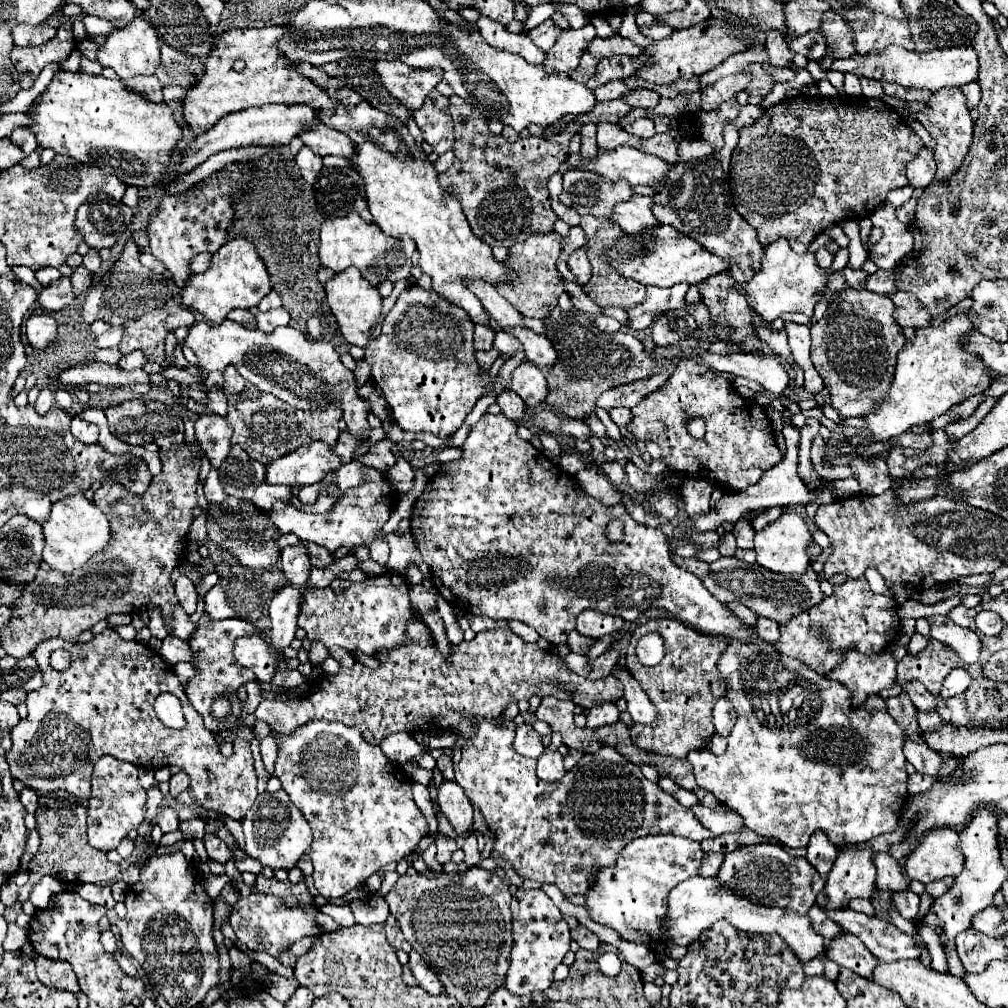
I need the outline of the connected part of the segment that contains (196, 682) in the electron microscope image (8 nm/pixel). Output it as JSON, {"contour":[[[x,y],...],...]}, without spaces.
{"contour":[[[207,613],[199,619],[197,623],[197,631],[193,635],[193,639],[189,641],[193,653],[195,653],[195,659],[193,659],[193,665],[199,669],[199,675],[193,677],[187,685],[185,685],[185,695],[189,699],[189,703],[193,705],[193,709],[203,717],[205,721],[205,727],[207,723],[213,723],[215,717],[211,715],[211,703],[217,699],[217,697],[227,697],[231,703],[233,703],[233,715],[229,715],[227,719],[233,719],[233,723],[237,721],[239,713],[241,713],[241,701],[237,699],[237,689],[239,685],[245,685],[247,681],[253,681],[255,675],[251,669],[245,669],[241,667],[235,657],[233,657],[233,643],[237,637],[243,637],[243,635],[261,635],[261,631],[249,623],[249,621],[239,621],[239,619],[225,619],[225,621],[211,621],[207,617]]]}

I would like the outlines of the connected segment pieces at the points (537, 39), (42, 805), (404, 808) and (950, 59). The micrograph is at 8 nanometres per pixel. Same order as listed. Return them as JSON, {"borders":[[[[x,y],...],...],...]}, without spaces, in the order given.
{"borders":[[[[549,19],[549,21],[541,23],[541,25],[537,25],[535,29],[531,29],[531,31],[529,31],[529,37],[533,39],[533,43],[535,43],[539,49],[547,51],[547,49],[551,49],[551,45],[553,45],[555,39],[559,37],[559,33],[561,33],[561,27],[555,25],[555,23]]],[[[43,795],[39,799],[39,809],[35,817],[37,817],[37,831],[41,835],[41,845],[39,845],[39,853],[29,863],[27,869],[29,881],[19,889],[18,902],[27,901],[35,883],[45,875],[51,875],[61,883],[81,881],[81,883],[105,885],[105,883],[113,883],[121,873],[119,863],[111,863],[107,859],[107,853],[99,853],[95,847],[87,843],[87,827],[85,827],[87,809],[81,807],[79,803],[65,803],[65,805],[59,803],[59,805],[61,807],[57,807],[57,799],[53,797]]],[[[307,721],[291,735],[277,735],[277,747],[273,775],[279,777],[283,791],[299,807],[313,829],[313,843],[307,853],[315,867],[313,879],[319,895],[345,897],[387,863],[407,857],[429,833],[429,825],[411,797],[411,781],[403,767],[389,761],[381,747],[367,745],[355,727],[347,727],[339,721]]],[[[889,45],[883,51],[871,51],[867,55],[853,53],[847,59],[837,59],[831,63],[827,71],[841,71],[841,73],[853,73],[857,77],[867,77],[875,81],[887,81],[901,85],[905,89],[941,89],[941,87],[963,87],[965,83],[971,83],[977,79],[979,63],[975,57],[975,51],[969,47],[949,47],[949,49],[935,49],[927,53],[915,53],[905,51],[903,47]]]]}

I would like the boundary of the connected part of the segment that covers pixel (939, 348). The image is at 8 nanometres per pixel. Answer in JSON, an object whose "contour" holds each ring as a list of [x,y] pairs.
{"contour":[[[967,313],[943,321],[939,327],[917,329],[915,335],[905,341],[897,355],[895,377],[891,389],[887,391],[887,401],[881,403],[879,409],[863,415],[863,429],[867,429],[871,437],[853,435],[841,439],[837,445],[837,455],[855,455],[855,449],[861,445],[873,441],[889,441],[891,437],[905,433],[913,425],[929,423],[931,419],[947,413],[953,405],[973,395],[981,395],[991,385],[991,369],[983,365],[979,357],[971,357],[965,351],[961,333],[965,333],[967,329],[973,329],[967,321]]]}

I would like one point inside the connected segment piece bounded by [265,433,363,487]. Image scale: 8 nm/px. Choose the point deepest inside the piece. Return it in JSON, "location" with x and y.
{"location":[309,464]}

